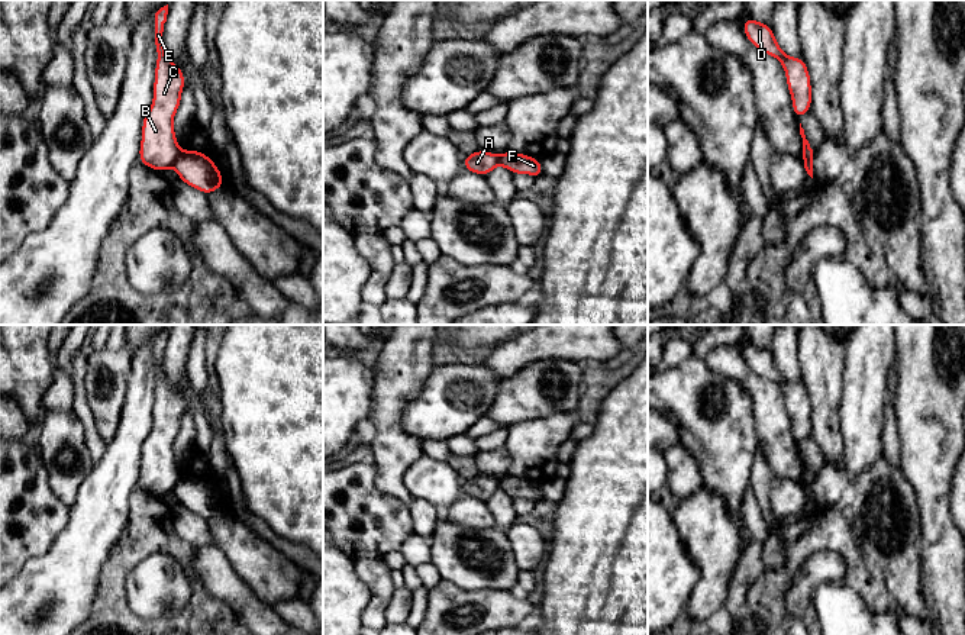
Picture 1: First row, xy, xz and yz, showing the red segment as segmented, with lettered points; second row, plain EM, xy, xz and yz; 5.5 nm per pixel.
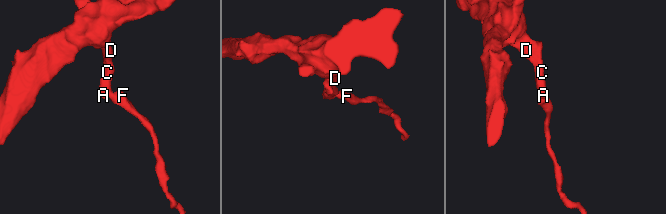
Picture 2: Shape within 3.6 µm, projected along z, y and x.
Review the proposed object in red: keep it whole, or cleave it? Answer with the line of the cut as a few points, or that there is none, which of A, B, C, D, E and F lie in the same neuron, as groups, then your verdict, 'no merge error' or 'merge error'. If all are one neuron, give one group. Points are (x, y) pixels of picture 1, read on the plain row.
xy (181, 477), (173, 489) | A B C D E / F | merge error

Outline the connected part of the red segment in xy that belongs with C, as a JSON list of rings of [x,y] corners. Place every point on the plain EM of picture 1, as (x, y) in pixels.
[[[168,329],[161,332],[152,345],[158,377],[154,425],[142,445],[142,464],[139,471],[139,487],[162,497],[174,490],[181,478],[175,464],[172,444],[180,432],[181,418],[185,409],[181,391],[168,384],[162,368],[167,339]]]

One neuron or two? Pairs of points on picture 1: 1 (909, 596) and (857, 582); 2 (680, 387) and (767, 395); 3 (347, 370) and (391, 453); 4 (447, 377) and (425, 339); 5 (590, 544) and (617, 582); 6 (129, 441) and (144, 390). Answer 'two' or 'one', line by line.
1: two
2: two
3: two
4: two
5: one
6: one

